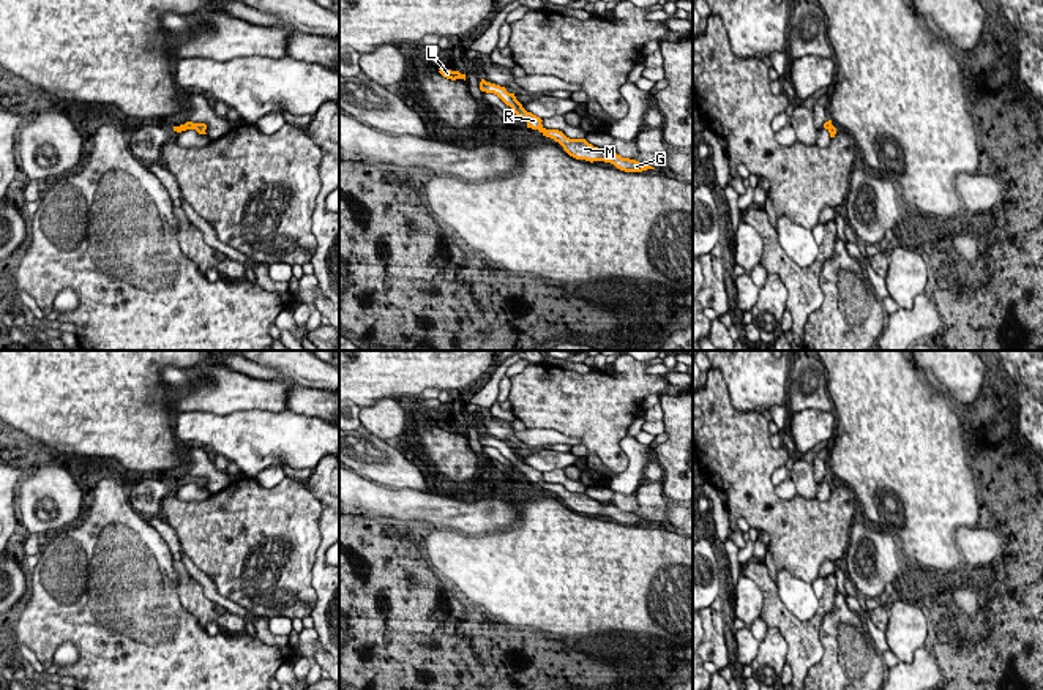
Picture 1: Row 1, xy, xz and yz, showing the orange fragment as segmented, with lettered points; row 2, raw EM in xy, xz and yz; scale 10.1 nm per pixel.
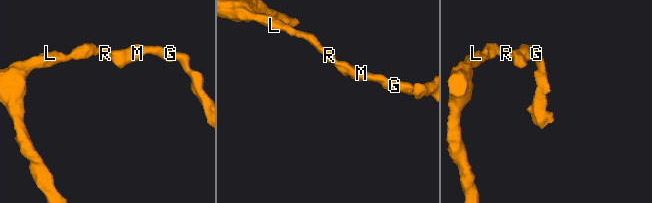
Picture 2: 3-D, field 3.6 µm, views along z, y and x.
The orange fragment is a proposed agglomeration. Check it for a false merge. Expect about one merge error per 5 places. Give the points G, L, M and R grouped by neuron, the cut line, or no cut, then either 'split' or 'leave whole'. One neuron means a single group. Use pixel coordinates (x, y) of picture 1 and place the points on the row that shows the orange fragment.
G L M R; no cut; leave whole

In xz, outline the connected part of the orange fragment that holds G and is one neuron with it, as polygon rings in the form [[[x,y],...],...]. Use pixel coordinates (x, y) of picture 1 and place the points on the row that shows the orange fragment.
[[[481,79],[480,90],[486,93],[497,95],[507,106],[513,109],[513,112],[524,118],[527,122],[527,128],[538,129],[543,136],[554,139],[559,142],[563,150],[576,158],[576,159],[585,159],[585,161],[604,161],[614,164],[617,169],[625,172],[642,172],[647,169],[655,169],[652,166],[642,164],[636,159],[622,158],[620,155],[614,152],[604,152],[598,147],[593,147],[585,139],[570,139],[559,129],[546,129],[541,125],[541,118],[533,115],[532,112],[527,112],[522,104],[516,99],[514,93],[508,93],[505,87],[486,82]]]

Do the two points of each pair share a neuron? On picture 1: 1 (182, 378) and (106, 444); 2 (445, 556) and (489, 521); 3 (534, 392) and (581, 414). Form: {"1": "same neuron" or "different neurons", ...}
{"1": "different neurons", "2": "different neurons", "3": "same neuron"}

